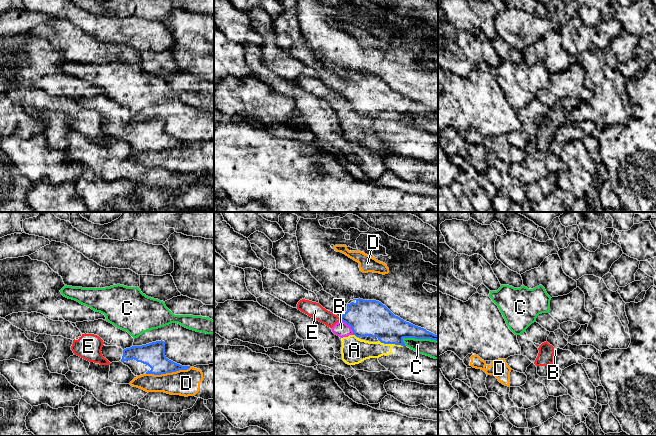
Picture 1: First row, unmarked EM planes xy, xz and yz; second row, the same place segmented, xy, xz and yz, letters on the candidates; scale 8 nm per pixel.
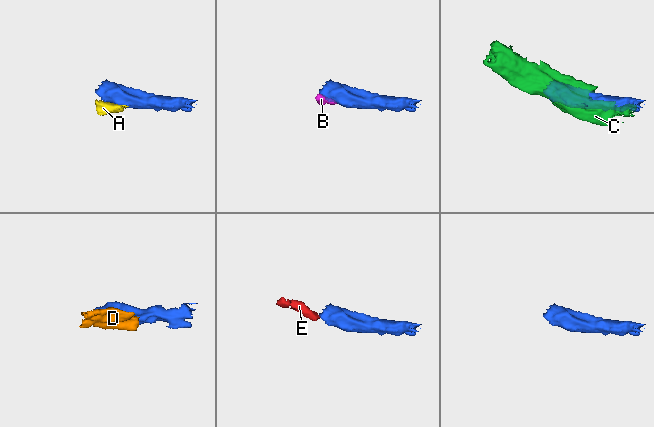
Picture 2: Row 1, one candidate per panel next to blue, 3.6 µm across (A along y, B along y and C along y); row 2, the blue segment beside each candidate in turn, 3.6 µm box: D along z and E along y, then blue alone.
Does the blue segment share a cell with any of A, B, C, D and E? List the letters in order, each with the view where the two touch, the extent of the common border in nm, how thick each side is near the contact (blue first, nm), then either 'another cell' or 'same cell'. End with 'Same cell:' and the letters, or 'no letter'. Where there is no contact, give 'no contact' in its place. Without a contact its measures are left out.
A: contact in xz; length 200 nm; calibres 280 and 160 nm; another cell
B: contact in xz; length 160 nm; calibres 300 and 120 nm; another cell
C: contact in xz; length 280 nm; calibres 240 and 140 nm; another cell
D: contact in xy; length 360 nm; calibres 190 and 220 nm; another cell
E: contact in xz; length 40 nm; calibres 300 and 120 nm; another cell
Same cell: no letter

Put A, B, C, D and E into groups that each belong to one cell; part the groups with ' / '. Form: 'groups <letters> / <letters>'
groups A B E / C / D

